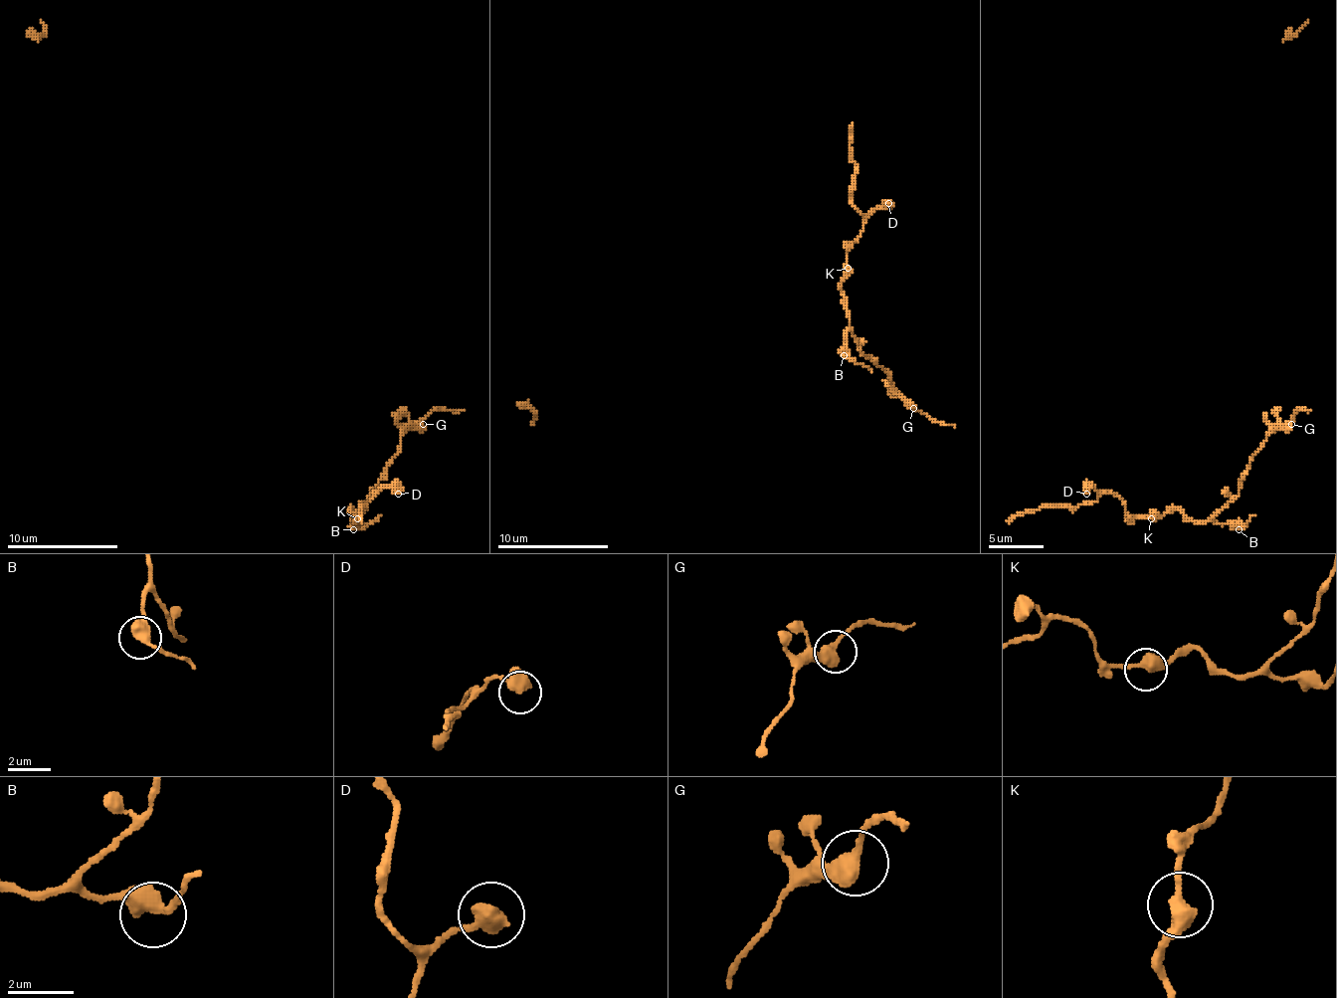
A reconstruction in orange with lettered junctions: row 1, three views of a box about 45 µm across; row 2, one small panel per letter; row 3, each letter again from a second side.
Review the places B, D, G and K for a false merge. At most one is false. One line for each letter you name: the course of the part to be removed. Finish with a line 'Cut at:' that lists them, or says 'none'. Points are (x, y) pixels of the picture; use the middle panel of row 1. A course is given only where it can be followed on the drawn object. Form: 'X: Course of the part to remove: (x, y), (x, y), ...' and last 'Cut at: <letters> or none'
Cut at: none

